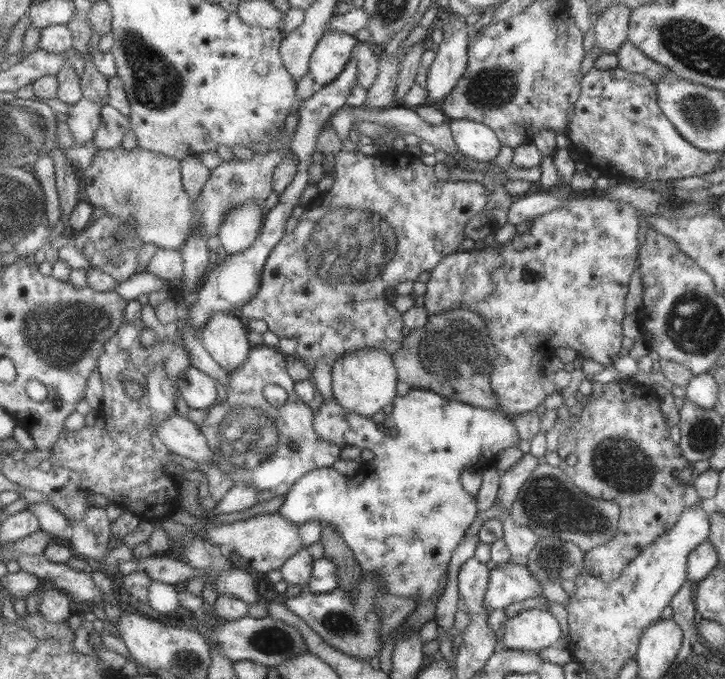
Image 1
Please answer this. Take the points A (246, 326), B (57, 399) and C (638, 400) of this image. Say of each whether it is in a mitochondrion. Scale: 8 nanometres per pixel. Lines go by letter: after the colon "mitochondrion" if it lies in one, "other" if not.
A: other
B: other
C: other

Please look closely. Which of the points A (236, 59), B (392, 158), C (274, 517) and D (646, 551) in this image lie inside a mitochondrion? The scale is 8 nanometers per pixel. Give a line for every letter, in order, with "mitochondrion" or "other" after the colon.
A: other
B: other
C: other
D: other

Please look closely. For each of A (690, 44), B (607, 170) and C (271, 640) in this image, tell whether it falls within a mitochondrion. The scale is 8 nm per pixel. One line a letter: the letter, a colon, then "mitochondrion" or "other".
A: mitochondrion
B: other
C: mitochondrion

